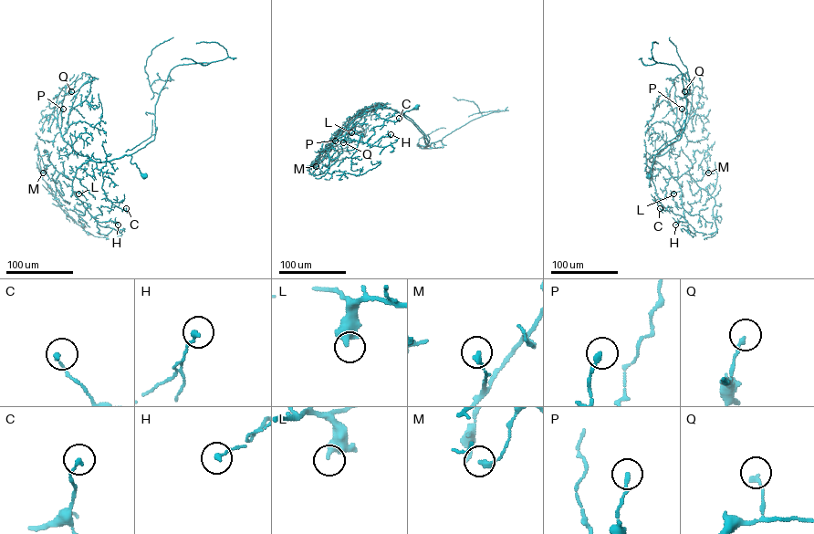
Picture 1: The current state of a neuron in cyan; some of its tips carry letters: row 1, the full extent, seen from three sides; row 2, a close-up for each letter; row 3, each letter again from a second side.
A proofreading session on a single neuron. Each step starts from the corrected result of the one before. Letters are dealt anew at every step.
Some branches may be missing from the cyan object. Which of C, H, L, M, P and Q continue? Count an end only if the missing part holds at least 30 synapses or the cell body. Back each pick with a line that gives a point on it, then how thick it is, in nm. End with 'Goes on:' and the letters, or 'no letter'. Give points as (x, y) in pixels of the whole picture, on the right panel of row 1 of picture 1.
Goes on: no letter

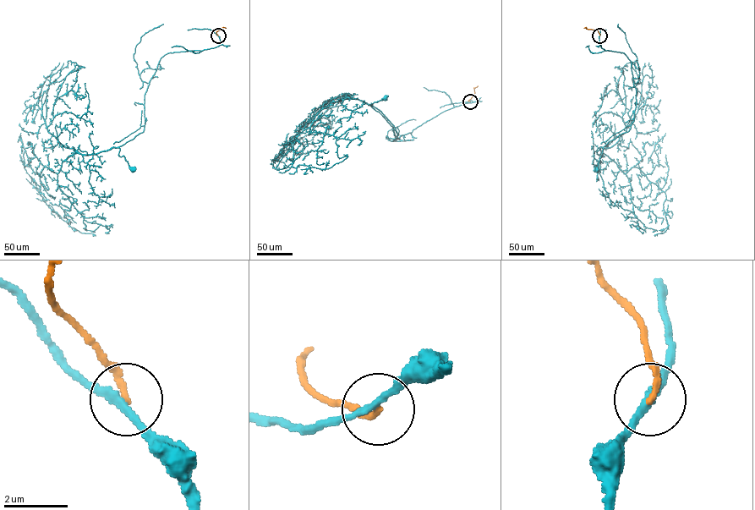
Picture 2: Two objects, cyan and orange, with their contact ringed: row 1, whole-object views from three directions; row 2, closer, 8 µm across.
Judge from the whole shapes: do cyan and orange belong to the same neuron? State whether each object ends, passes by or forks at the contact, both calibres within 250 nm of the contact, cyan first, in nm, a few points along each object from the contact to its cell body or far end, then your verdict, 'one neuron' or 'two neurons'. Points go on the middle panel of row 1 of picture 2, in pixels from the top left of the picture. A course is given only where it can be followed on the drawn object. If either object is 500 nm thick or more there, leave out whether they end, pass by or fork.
cyan passes by; orange ends there; 200 nm thick on the cyan side, 180 nm on the other; cyan runs (470, 101), (445, 110), (411, 133), (396, 138), (394, 125), (370, 104), (385, 97); orange runs (470, 101), (478, 85); two neurons

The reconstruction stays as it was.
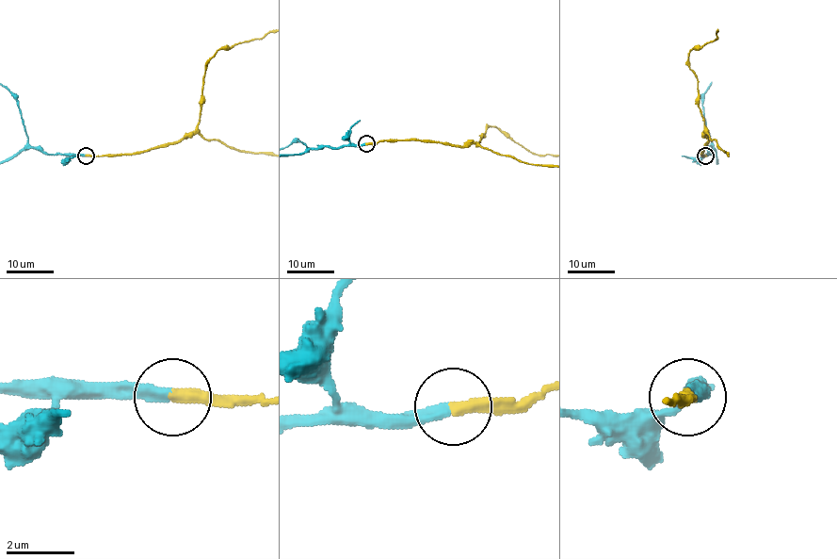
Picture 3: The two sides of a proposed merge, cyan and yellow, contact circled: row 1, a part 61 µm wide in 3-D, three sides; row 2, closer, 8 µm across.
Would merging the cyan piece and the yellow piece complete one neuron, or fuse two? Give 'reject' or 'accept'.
accept

